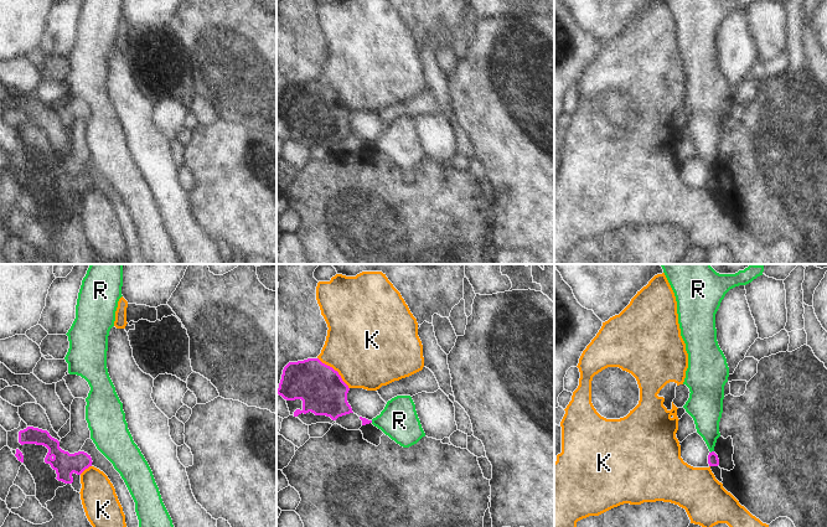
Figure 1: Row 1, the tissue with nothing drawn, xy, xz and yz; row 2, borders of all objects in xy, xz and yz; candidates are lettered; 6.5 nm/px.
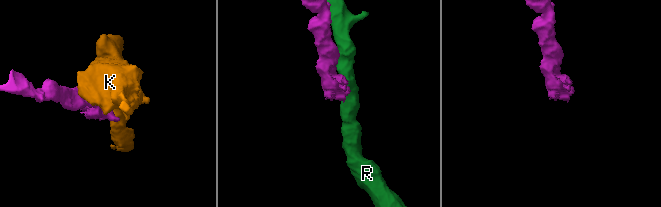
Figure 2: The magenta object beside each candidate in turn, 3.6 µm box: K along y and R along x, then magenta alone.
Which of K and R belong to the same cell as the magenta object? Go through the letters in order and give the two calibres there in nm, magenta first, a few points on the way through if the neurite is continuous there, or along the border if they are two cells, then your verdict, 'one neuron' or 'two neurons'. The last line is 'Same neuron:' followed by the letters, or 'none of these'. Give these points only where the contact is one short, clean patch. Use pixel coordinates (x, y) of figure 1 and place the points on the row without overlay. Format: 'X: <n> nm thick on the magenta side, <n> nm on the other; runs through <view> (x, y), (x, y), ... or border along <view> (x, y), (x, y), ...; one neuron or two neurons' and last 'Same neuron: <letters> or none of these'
K: 300 nm thick on the magenta side, 500 nm on the other; two neurons
R: 70 nm thick on the magenta side, 180 nm on the other; border along yz (713, 172), (711, 175); two neurons
Same neuron: none of these

